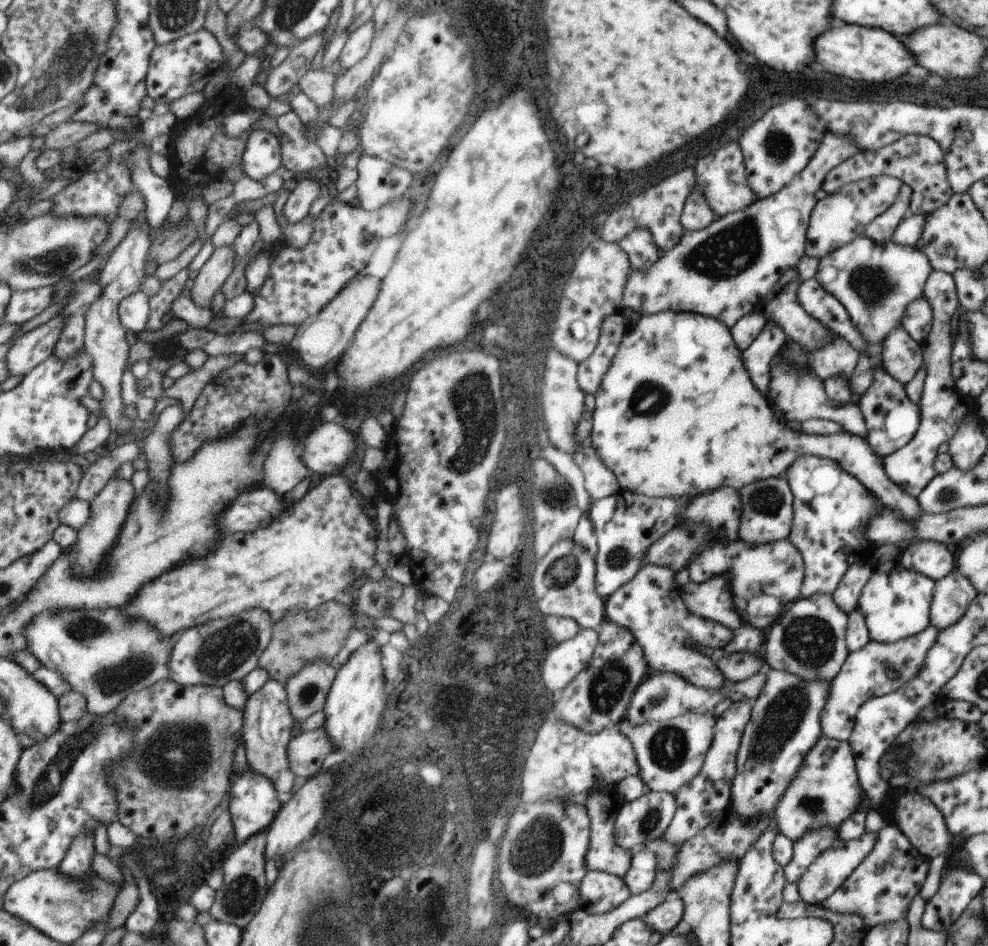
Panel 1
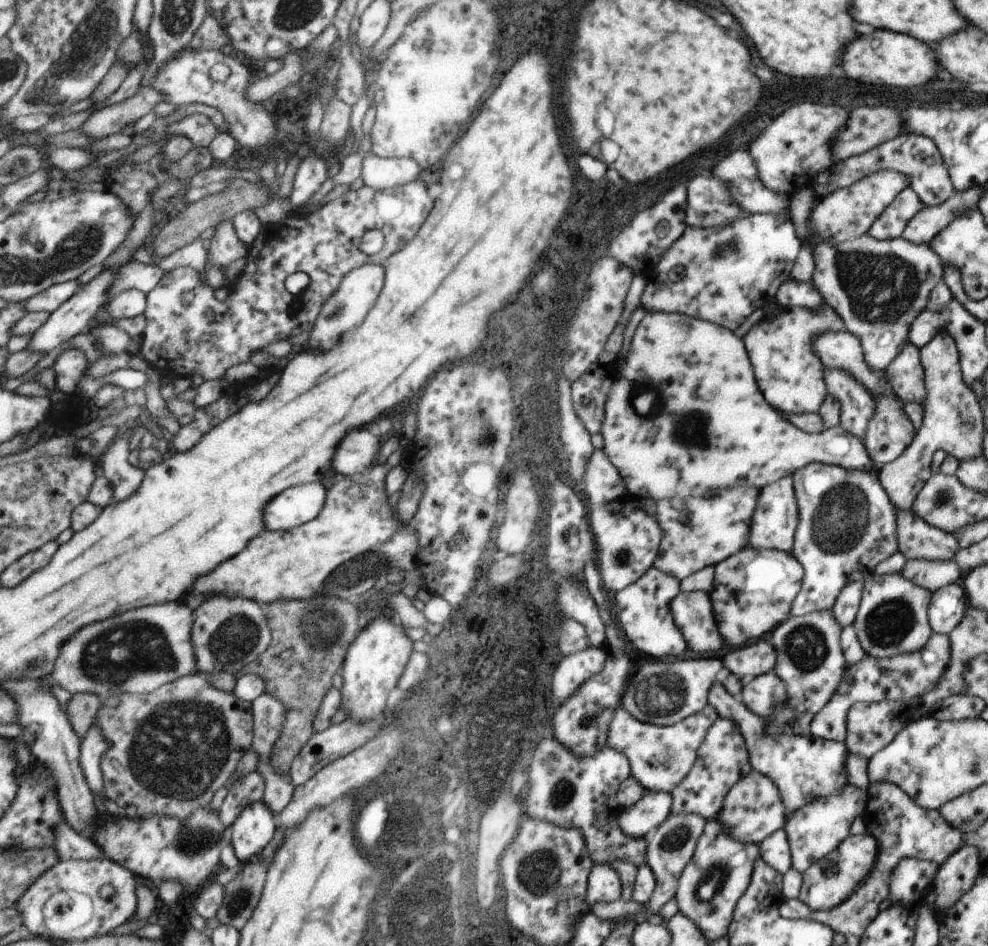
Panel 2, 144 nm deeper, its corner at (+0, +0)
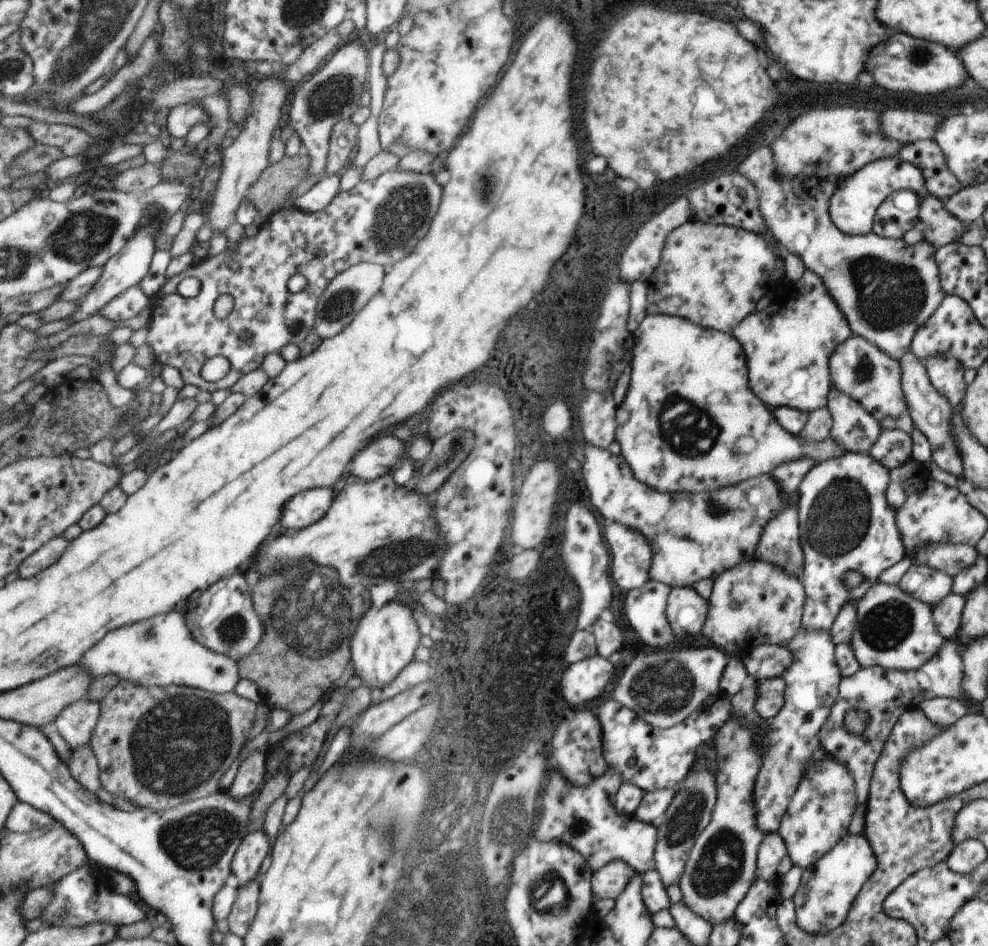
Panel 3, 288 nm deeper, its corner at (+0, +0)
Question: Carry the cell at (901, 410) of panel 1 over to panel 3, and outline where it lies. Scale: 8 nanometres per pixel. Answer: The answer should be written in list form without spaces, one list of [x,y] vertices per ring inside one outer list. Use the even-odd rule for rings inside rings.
[[[881,430],[881,436],[867,454],[891,472],[903,464],[909,464],[913,456],[913,440],[901,430]]]

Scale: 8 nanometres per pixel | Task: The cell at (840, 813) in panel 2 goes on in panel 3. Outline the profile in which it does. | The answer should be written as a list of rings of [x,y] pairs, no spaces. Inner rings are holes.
[[[827,754],[827,760],[817,770],[811,770],[809,774],[803,772],[803,778],[791,796],[787,812],[783,812],[777,828],[777,834],[783,838],[793,866],[809,868],[821,860],[821,856],[831,852],[847,836],[847,826],[851,824],[857,804],[857,784],[843,762]]]

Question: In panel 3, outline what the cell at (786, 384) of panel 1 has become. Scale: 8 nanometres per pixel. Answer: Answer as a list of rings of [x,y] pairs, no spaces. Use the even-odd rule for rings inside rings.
[[[805,270],[797,282],[779,290],[765,310],[753,310],[743,318],[731,334],[745,344],[753,392],[769,404],[769,410],[793,408],[811,414],[827,406],[831,392],[831,354],[853,336],[853,330],[821,276]]]

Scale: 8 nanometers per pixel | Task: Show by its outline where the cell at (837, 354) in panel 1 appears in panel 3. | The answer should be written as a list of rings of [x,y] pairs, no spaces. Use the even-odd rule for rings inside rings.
[[[831,388],[825,408],[829,410],[831,420],[833,420],[831,438],[835,438],[837,446],[841,446],[847,454],[867,454],[873,448],[873,444],[877,442],[877,438],[881,436],[881,424],[875,420],[875,416],[871,416],[859,402],[841,394],[839,390]]]

